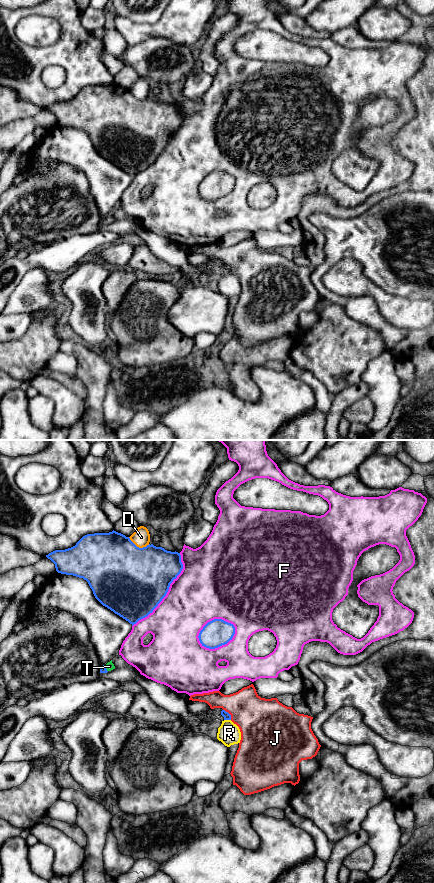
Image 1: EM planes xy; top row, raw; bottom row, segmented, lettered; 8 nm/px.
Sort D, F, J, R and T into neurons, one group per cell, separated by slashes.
D / F / J / R / T

